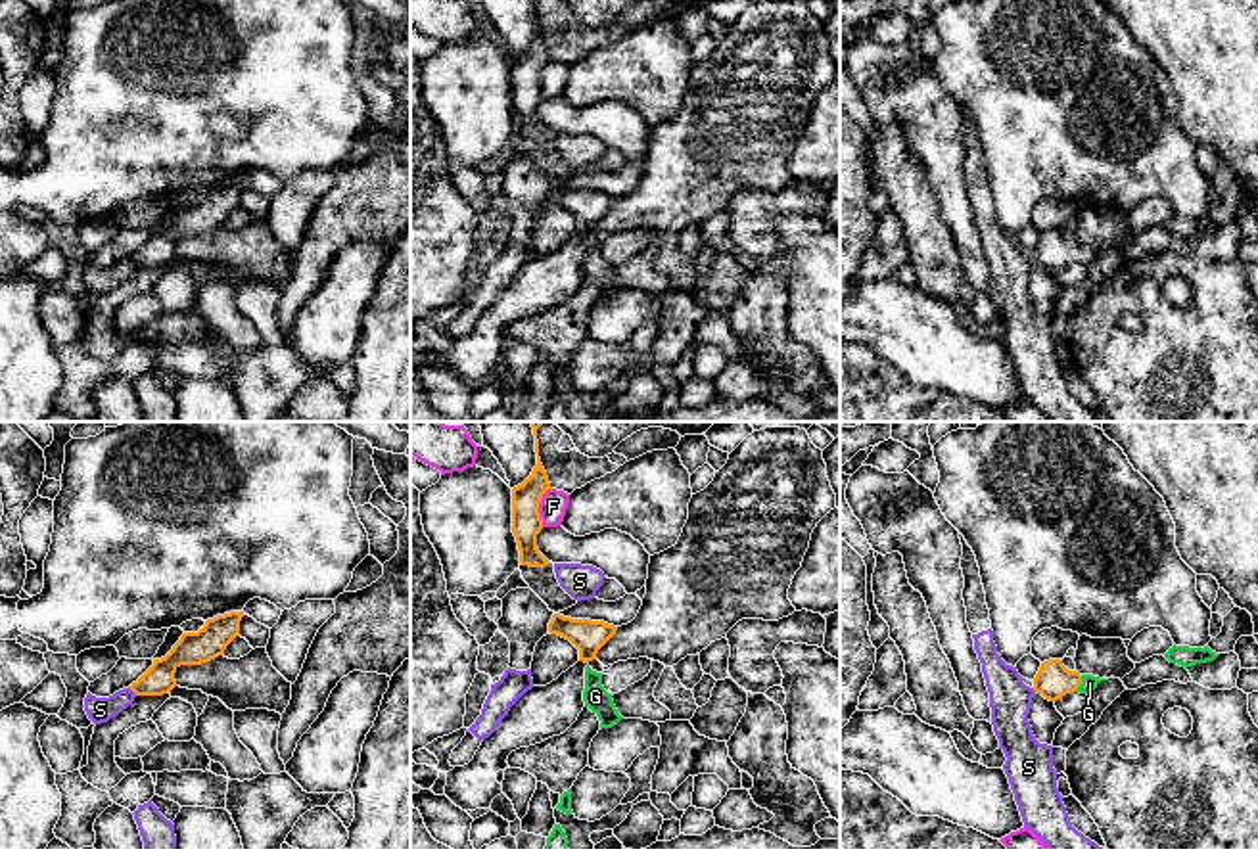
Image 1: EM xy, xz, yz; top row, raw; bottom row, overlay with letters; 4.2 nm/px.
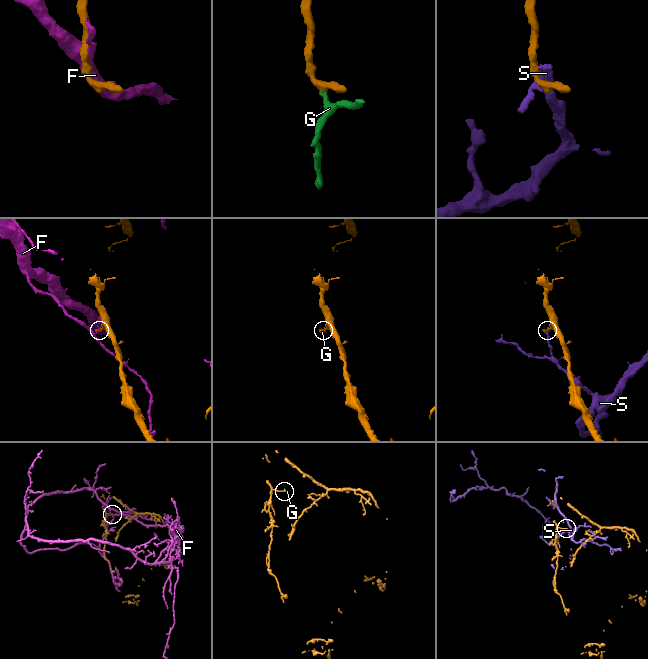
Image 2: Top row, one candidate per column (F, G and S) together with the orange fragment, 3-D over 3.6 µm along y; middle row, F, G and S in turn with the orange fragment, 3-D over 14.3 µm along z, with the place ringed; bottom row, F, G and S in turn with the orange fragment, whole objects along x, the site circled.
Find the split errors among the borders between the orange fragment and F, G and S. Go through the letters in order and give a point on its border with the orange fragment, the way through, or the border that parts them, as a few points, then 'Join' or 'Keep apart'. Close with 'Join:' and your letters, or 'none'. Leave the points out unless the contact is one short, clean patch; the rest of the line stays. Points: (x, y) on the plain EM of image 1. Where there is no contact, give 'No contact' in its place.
F: Touches orange at xz (537, 77). Keep apart
G: Touches orange at yz (1080, 253). Path across: yz (1053, 252), (1080, 253), (1090, 253). Join
S: Touches orange at xy (133, 261). Boundary: xy (129, 257), (137, 265). Keep apart
Join: G

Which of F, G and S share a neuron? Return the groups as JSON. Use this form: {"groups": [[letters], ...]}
{"groups": [["F"], ["G"], ["S"]]}

